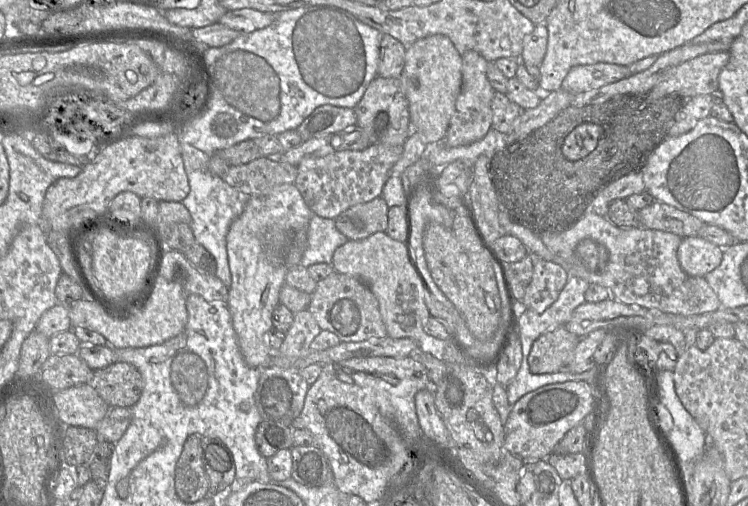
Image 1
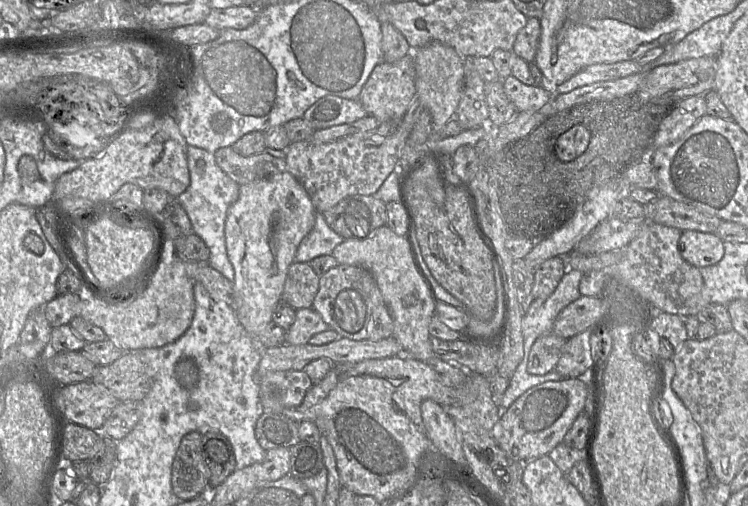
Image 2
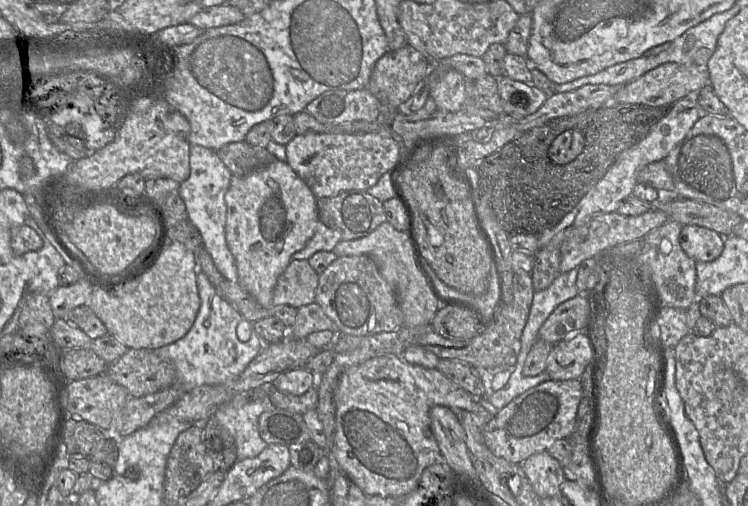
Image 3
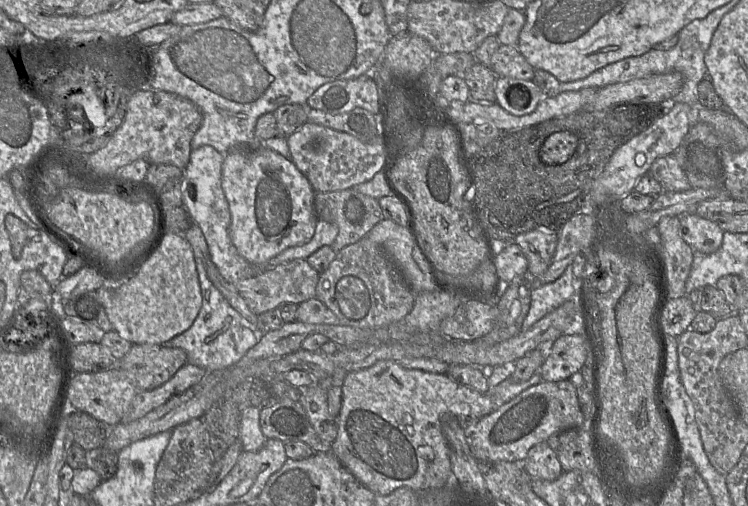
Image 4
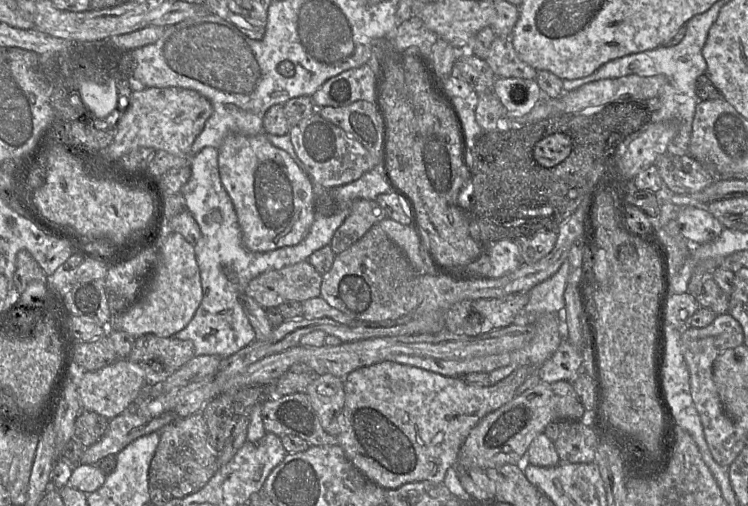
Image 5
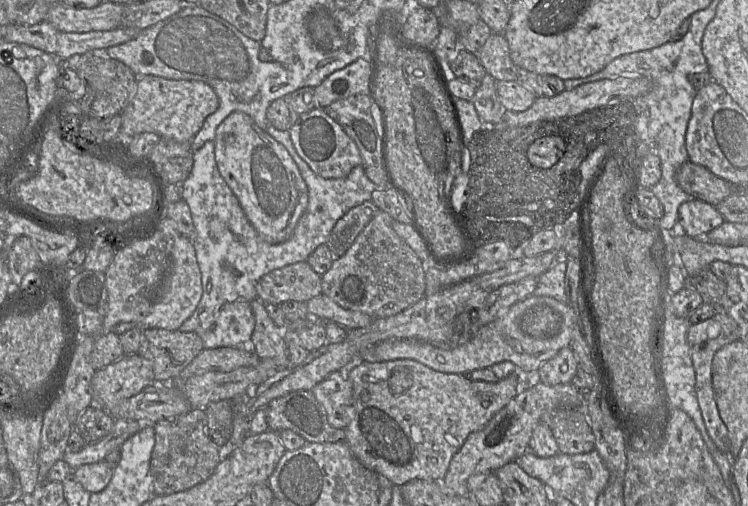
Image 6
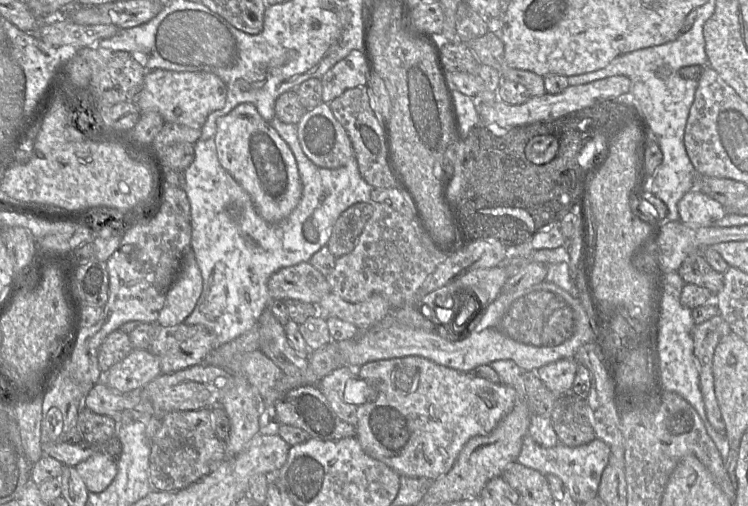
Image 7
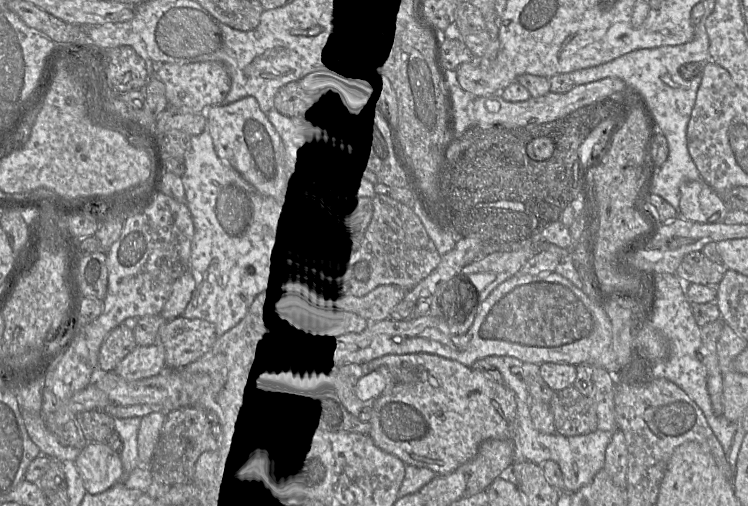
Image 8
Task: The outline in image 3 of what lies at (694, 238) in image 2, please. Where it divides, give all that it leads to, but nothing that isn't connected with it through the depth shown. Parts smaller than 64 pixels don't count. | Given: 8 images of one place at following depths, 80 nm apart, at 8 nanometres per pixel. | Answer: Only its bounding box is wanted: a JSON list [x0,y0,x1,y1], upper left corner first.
[680,225,724,262]

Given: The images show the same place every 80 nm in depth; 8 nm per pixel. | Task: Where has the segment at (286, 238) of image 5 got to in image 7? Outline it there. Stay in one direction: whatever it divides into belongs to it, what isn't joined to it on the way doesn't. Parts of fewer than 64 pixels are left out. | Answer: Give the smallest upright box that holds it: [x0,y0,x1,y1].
[213,103,302,223]

